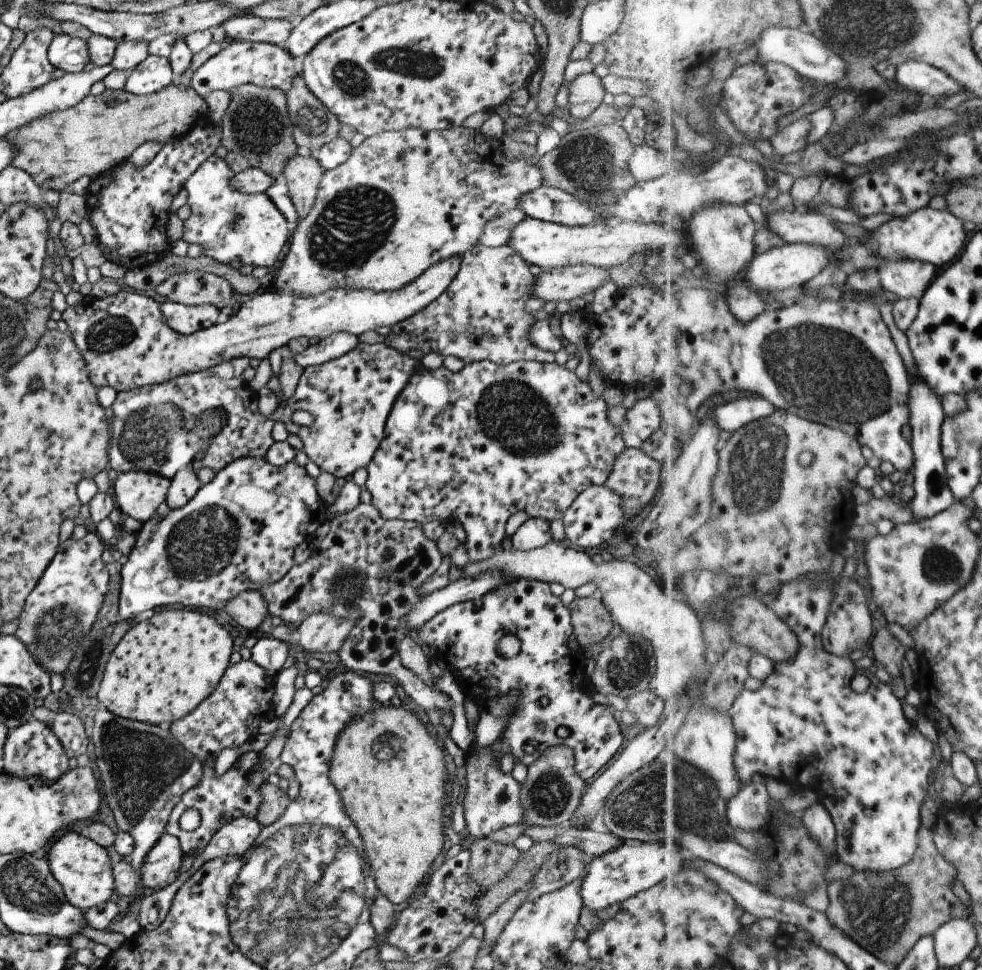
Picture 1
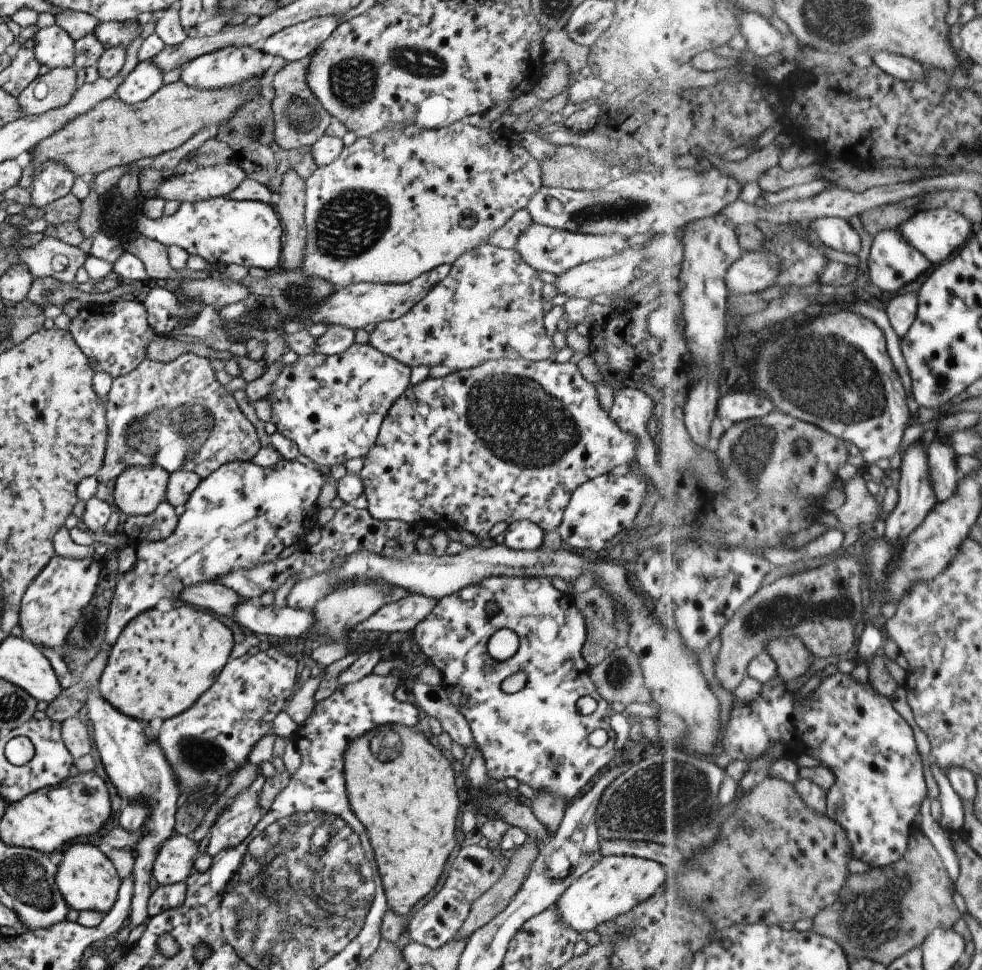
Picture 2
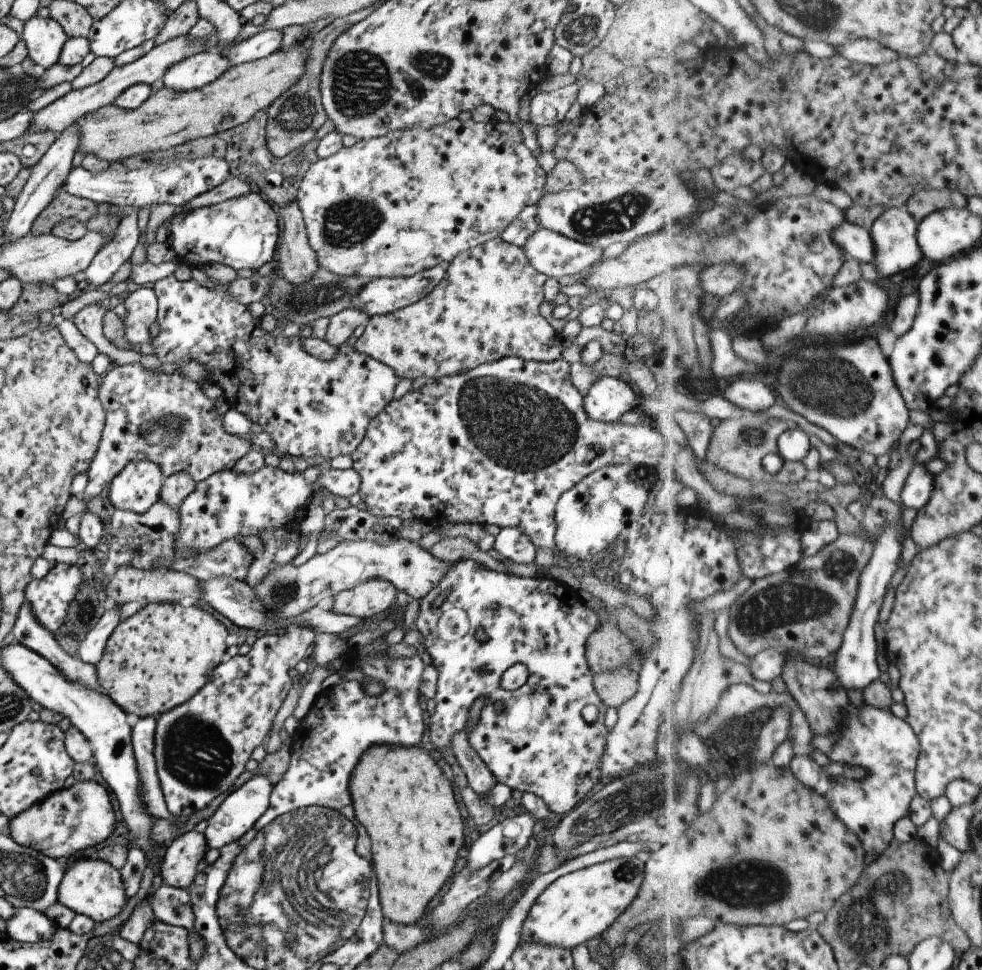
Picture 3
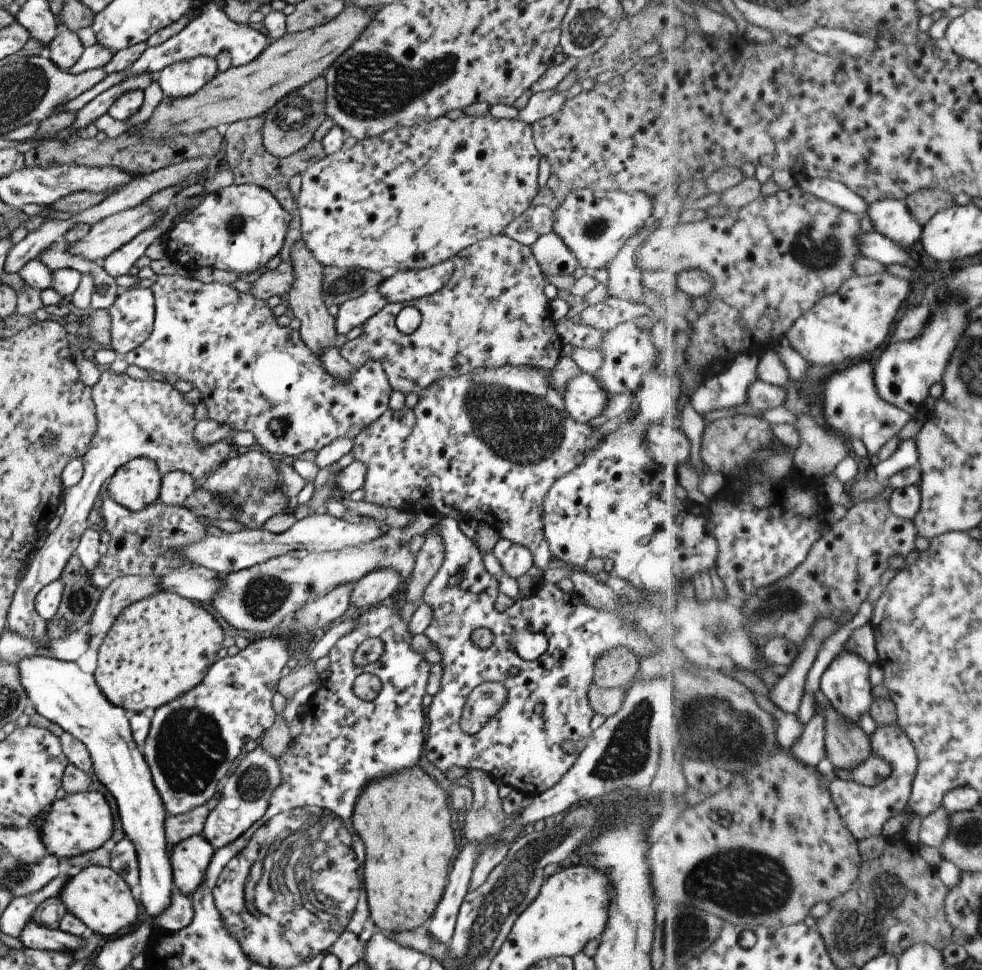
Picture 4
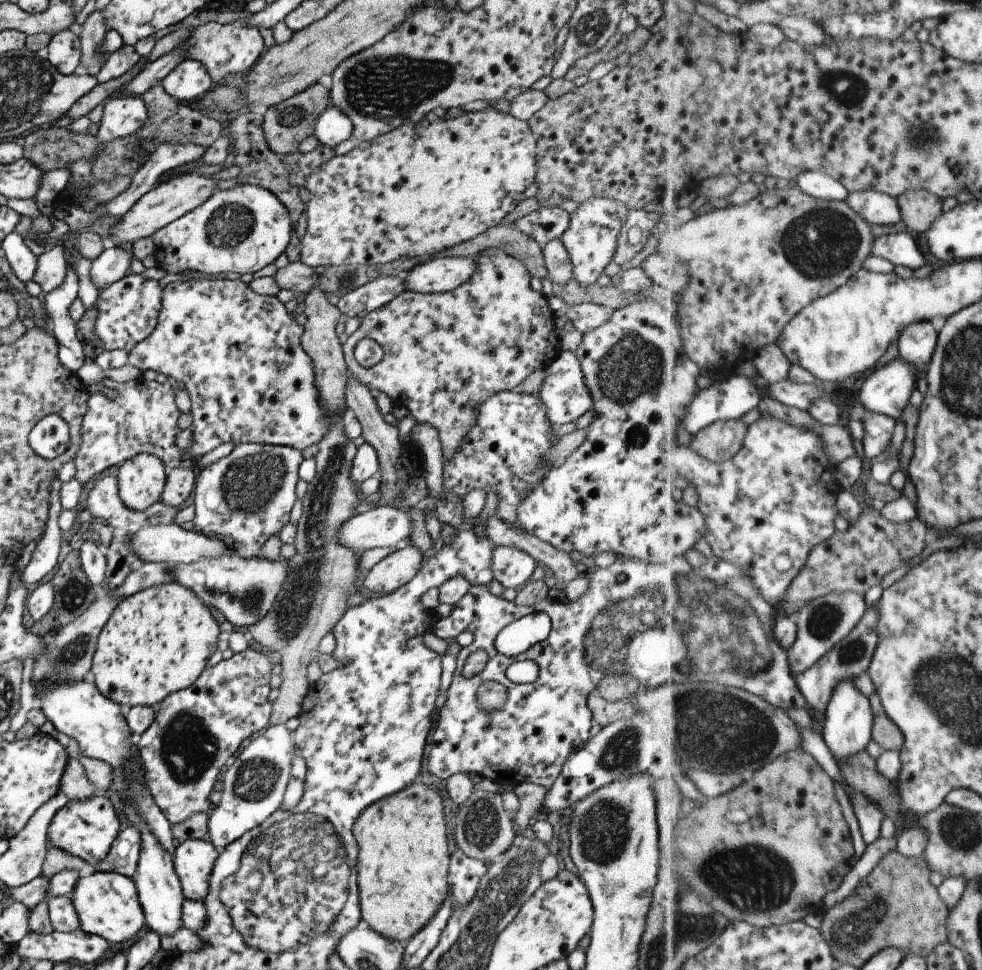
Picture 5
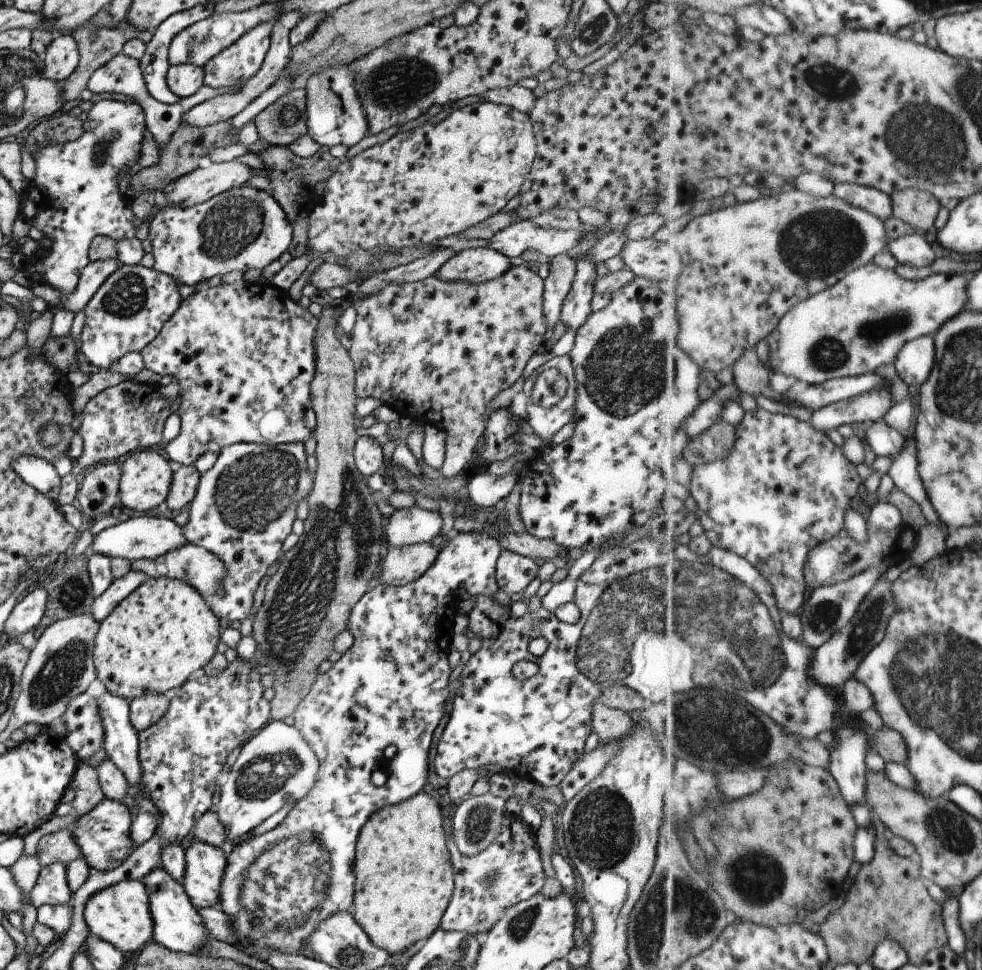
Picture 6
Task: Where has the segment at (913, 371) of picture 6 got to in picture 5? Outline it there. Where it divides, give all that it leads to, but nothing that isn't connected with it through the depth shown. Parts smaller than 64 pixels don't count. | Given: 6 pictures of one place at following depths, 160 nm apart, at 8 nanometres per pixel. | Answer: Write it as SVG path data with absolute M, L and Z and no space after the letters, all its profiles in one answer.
M928 320L913 323L898 338L899 356L918 368L918 378L925 376L939 339L939 333Z

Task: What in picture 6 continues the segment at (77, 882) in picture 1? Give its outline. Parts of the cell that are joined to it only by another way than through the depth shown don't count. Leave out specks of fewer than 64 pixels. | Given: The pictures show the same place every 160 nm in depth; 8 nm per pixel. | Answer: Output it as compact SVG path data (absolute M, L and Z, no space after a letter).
M120 880L94 892L85 901L82 915L90 935L112 944L118 951L137 952L152 938L152 920L148 896L141 881Z

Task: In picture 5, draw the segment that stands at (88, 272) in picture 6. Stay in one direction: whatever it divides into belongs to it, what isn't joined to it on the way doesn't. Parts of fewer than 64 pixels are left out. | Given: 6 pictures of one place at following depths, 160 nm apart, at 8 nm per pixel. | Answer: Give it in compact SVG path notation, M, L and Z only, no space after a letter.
M107 245L103 252L91 261L89 276L96 288L117 282L129 273L131 251Z

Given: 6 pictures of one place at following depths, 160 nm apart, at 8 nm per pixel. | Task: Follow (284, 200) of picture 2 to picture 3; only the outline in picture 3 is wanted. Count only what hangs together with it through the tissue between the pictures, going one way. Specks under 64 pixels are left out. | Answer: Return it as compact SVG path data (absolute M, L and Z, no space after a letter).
M291 201L276 211L283 224L276 247L276 271L295 287L303 284L315 272L318 264L310 249L296 201Z

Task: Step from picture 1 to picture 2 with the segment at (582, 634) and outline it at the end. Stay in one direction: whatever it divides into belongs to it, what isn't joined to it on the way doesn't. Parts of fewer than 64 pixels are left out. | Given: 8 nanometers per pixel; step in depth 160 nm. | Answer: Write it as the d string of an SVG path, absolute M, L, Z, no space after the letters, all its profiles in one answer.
M595 584L585 592L572 594L571 597L585 621L586 633L580 651L583 660L591 668L616 649L614 606L607 594Z

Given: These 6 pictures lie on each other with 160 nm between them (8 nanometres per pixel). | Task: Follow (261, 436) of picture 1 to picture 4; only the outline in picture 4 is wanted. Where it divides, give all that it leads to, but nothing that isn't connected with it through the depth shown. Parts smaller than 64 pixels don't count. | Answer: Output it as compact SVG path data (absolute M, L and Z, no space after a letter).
M109 368L101 369L97 382L90 386L90 397L94 404L94 415L96 416L96 431L92 436L88 449L80 458L82 462L82 477L77 484L63 488L62 498L64 512L60 516L60 522L50 534L46 534L43 538L41 548L38 548L30 556L27 568L19 580L15 592L12 594L8 613L6 616L6 629L12 634L19 635L21 638L30 641L47 640L46 624L35 610L34 596L41 590L43 585L53 582L60 578L61 571L65 566L69 557L76 552L82 532L88 527L87 516L97 498L99 491L103 491L101 484L111 478L113 473L128 463L131 459L137 457L145 457L152 460L160 472L161 476L171 471L181 471L187 473L193 480L201 480L207 478L216 468L221 466L231 457L236 450L230 444L229 439L221 439L210 444L201 445L193 438L193 426L197 422L193 419L194 406L188 404L183 399L183 393L179 393L173 385L169 385L166 381L154 379L133 379L125 373L115 373Z

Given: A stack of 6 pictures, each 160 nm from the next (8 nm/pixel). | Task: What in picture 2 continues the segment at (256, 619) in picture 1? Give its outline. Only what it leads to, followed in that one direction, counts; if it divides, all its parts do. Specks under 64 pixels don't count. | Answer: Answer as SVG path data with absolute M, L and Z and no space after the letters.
M197 583L177 596L178 602L189 602L193 606L210 610L217 616L232 619L240 598L236 592L219 583Z

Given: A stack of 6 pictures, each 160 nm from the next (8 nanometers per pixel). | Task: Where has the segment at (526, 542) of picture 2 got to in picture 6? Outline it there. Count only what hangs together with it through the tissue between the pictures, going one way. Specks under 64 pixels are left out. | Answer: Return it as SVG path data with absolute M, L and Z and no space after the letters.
M502 549L494 564L496 585L512 597L519 597L537 574L538 566L530 558Z

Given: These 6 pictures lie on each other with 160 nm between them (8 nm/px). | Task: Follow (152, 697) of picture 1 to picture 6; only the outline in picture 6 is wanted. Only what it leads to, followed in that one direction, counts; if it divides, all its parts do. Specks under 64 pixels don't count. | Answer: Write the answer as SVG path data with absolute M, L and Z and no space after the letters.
M157 577L144 580L116 604L99 623L92 650L96 678L105 690L122 699L134 699L145 693L168 694L172 688L180 687L193 670L203 668L220 641L219 618L205 606L204 599L192 586L180 580Z

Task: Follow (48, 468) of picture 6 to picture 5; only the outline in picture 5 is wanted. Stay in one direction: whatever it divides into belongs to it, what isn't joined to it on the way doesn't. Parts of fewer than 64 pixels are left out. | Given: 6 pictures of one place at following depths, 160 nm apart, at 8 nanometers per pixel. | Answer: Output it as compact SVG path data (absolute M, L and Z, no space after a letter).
M53 474L50 479L50 493L48 515L46 518L46 528L39 540L36 541L35 547L31 552L29 562L22 570L22 583L29 591L37 585L39 580L43 580L43 576L48 576L49 571L57 562L57 554L61 548L61 530L57 526L57 517L62 510L59 499L58 490L61 483Z

